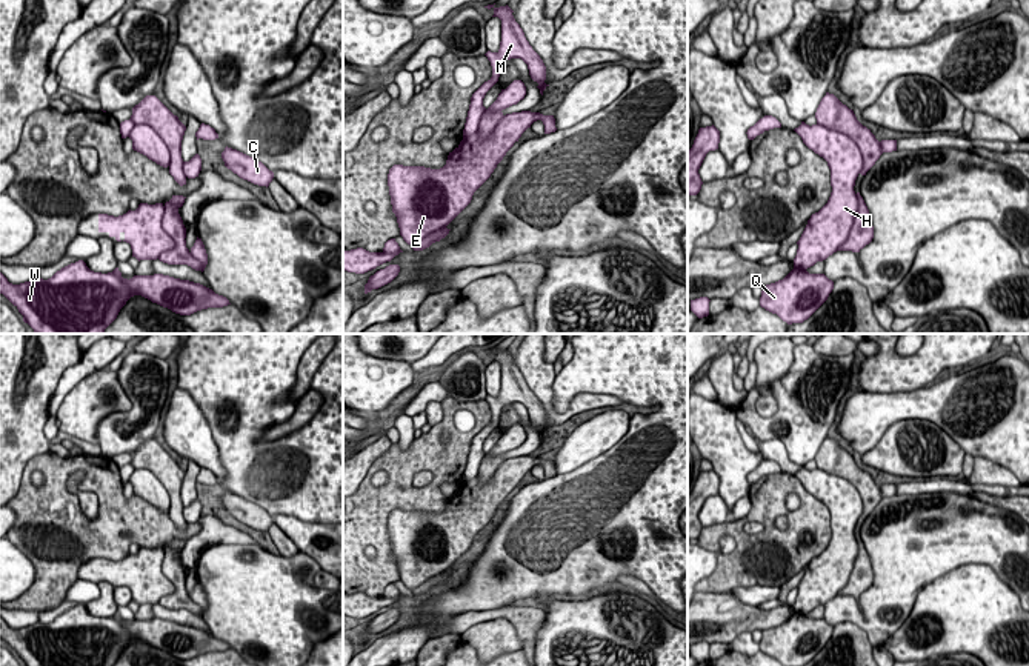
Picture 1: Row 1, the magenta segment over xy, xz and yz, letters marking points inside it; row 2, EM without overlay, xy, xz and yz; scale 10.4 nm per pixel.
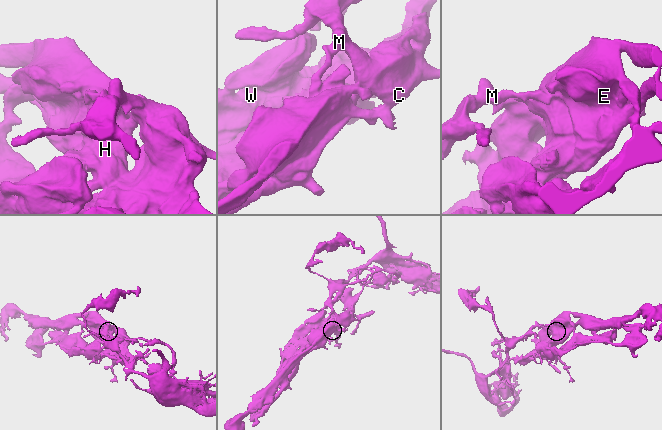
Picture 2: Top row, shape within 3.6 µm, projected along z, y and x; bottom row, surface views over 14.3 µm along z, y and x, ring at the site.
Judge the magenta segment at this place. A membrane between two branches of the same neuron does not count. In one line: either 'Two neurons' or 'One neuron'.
One neuron

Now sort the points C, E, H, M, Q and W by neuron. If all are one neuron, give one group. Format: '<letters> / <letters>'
C E H M Q W

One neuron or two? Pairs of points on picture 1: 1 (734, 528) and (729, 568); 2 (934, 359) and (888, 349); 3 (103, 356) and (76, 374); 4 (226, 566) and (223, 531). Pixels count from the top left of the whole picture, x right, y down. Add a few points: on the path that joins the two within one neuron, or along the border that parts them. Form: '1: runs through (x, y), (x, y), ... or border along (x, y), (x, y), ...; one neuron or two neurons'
1: runs through (740, 537), (739, 559); one neuron
2: runs through (922, 362), (899, 362); one neuron
3: runs through (97, 357), (82, 369); one neuron
4: border along (256, 543), (214, 543), (200, 556), (196, 565); two neurons

